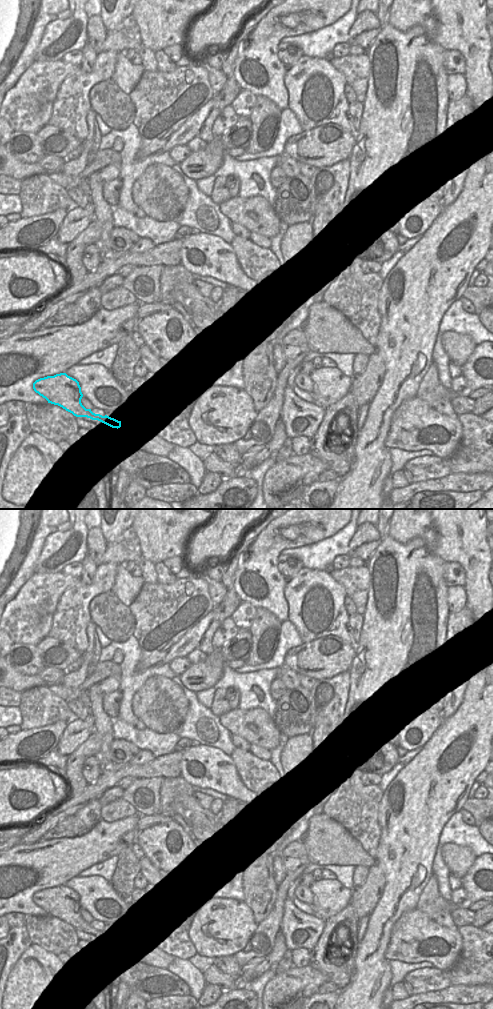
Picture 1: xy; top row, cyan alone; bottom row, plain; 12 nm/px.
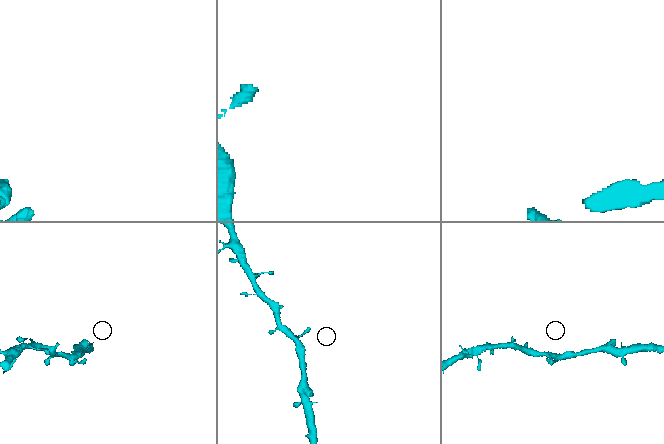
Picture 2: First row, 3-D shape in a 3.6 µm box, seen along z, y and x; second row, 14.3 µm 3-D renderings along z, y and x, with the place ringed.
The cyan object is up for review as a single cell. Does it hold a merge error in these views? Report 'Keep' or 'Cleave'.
Keep

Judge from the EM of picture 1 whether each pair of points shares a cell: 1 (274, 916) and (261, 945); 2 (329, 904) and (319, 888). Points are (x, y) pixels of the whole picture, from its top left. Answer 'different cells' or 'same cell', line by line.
1: same cell
2: same cell

